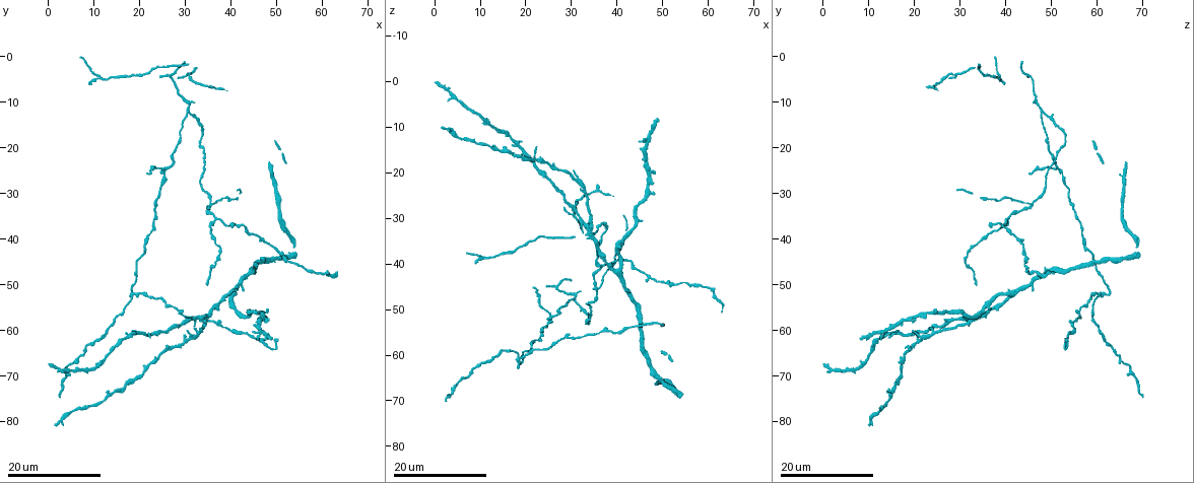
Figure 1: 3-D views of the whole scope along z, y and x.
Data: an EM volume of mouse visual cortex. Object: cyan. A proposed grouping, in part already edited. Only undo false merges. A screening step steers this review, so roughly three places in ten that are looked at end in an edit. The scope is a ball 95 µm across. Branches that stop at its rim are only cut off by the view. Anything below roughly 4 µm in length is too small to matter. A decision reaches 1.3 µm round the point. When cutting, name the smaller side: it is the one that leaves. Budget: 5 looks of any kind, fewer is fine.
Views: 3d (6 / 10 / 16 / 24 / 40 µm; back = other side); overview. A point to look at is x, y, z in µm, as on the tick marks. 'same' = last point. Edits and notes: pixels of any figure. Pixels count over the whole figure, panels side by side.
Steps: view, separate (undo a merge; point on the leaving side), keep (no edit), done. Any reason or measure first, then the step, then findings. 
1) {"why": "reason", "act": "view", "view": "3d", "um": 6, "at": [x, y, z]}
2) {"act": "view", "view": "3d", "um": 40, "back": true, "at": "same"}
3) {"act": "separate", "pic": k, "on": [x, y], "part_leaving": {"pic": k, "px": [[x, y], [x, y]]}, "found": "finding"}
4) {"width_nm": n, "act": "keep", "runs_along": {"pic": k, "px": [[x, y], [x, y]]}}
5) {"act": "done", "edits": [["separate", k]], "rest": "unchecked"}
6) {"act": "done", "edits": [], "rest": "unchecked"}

{"why": "three arms meet", "act": "view", "view": "3d", "um": 16, "at": [30.5, 12.5, 48.0]}

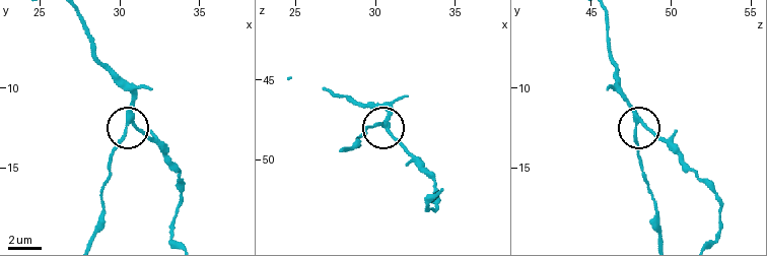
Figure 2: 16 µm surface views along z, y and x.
{"act": "view", "view": "3d", "um": 10, "at": [30.4, 12.2, 47.8]}

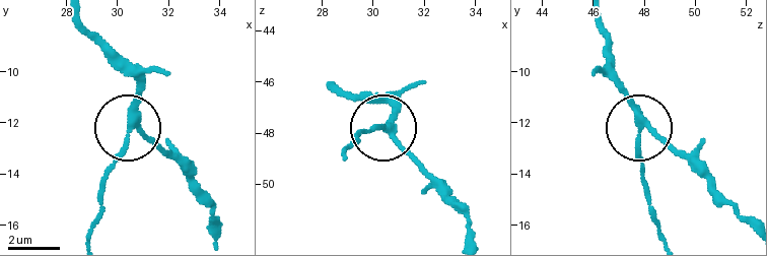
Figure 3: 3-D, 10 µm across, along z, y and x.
{"arms": 3, "act": "keep", "runs_along": {"pic": 3, "px": [[211, 228], [204, 189], [126, 123], [139, 66]]}, "found": "all the same cell"}

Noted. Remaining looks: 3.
{"why": "three-way junction", "act": "view", "view": "3d", "um": 16, "at": [25.0, 24.5, 51.0]}

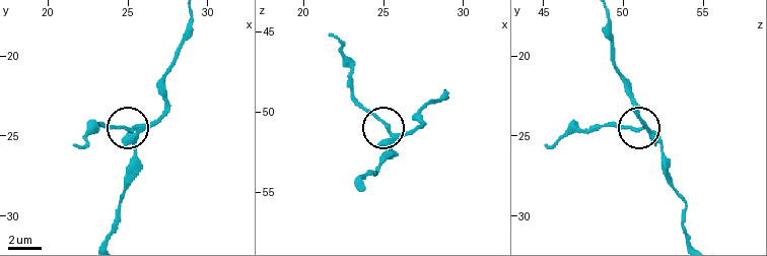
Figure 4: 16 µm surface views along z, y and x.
{"why": "zoom in", "act": "view", "view": "3d", "um": 10, "at": [25.4, 24.6, 51.3]}

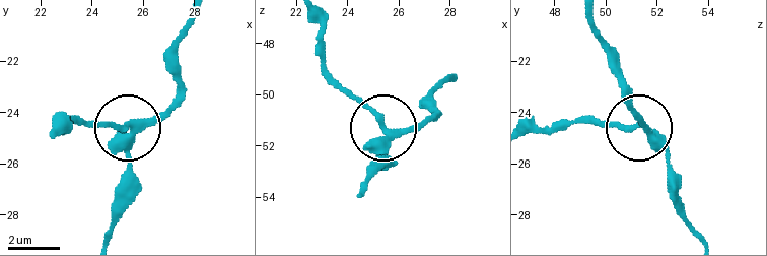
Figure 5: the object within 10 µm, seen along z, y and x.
{"side_arm_um": 8, "act": "keep", "runs_along": {"pic": 5, "px": [[455, 76], [430, 96], [424, 122], [392, 128], [322, 65]]}, "found": "all the same cell"}

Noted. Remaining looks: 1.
{"act": "done", "edits": [], "rest": "unchecked"}

